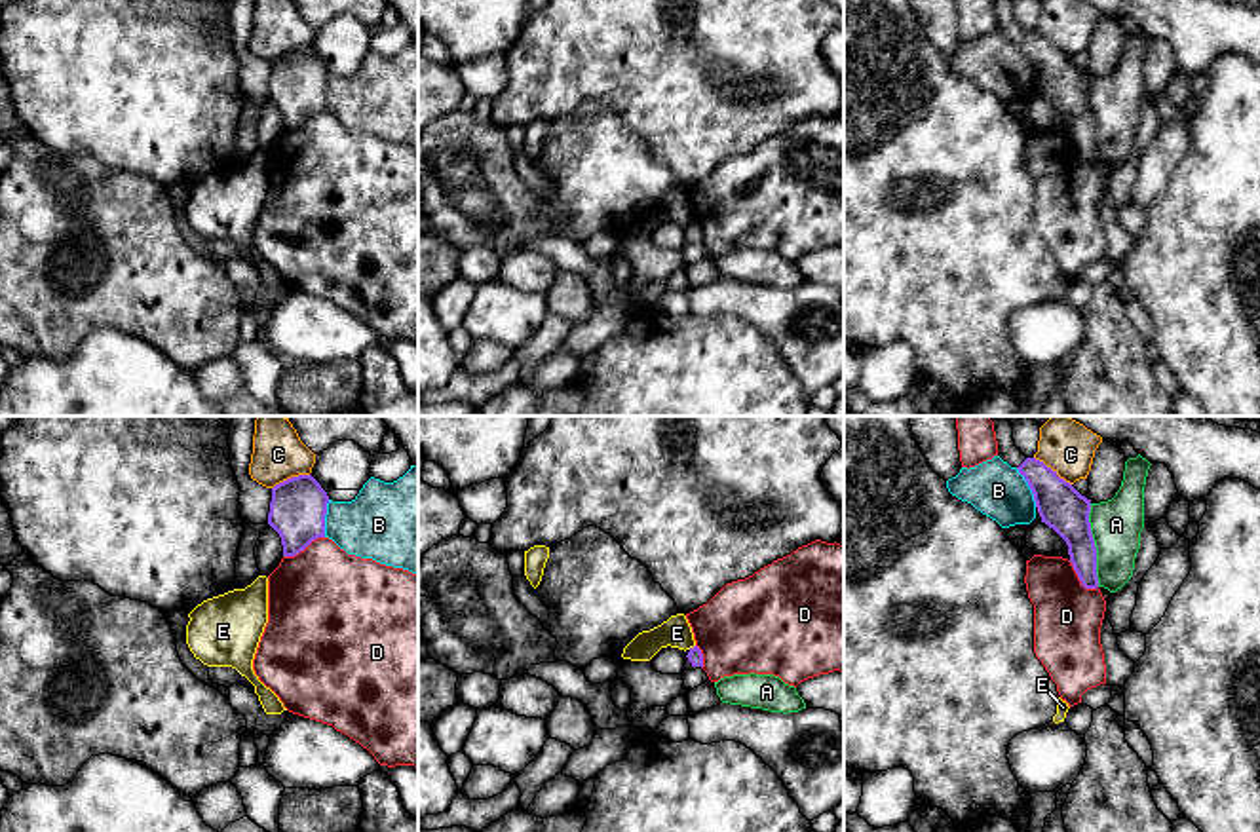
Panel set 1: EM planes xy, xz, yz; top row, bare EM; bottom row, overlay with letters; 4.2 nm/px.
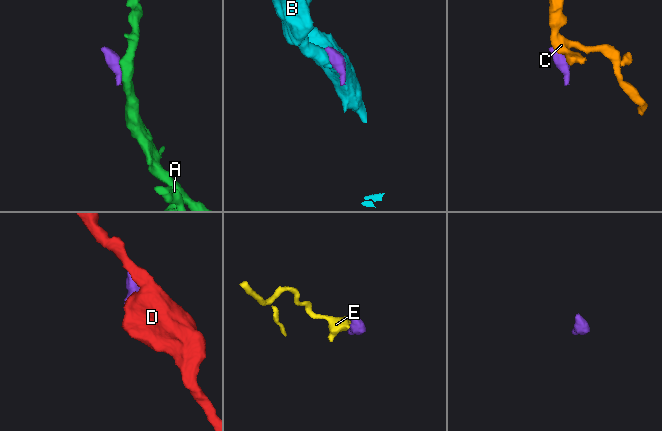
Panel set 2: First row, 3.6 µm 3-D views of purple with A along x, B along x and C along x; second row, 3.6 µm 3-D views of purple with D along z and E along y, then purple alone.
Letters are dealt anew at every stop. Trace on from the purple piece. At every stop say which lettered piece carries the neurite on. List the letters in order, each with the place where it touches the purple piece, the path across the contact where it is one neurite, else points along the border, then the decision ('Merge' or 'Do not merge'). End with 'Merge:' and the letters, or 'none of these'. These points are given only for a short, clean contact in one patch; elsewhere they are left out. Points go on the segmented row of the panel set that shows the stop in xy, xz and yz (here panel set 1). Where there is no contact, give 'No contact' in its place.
A: Touches purple at yz (1093, 546). Boundary: yz (1089, 504), (1089, 532), (1095, 548), (1099, 586). Do not merge
B: Touches purple at yz (1029, 485). Boundary: yz (1015, 468), (1036, 506). Do not merge
C: Touches purple at yz (1051, 470). Boundary: yz (1034, 456), (1070, 485). Do not merge
D: Touches purple at xy (303, 549). Boundary: xy (324, 536), (284, 557). Do not merge
E: Touches purple at xz (690, 648). Boundary: xz (694, 644), (688, 648). Do not merge
Merge: none of these

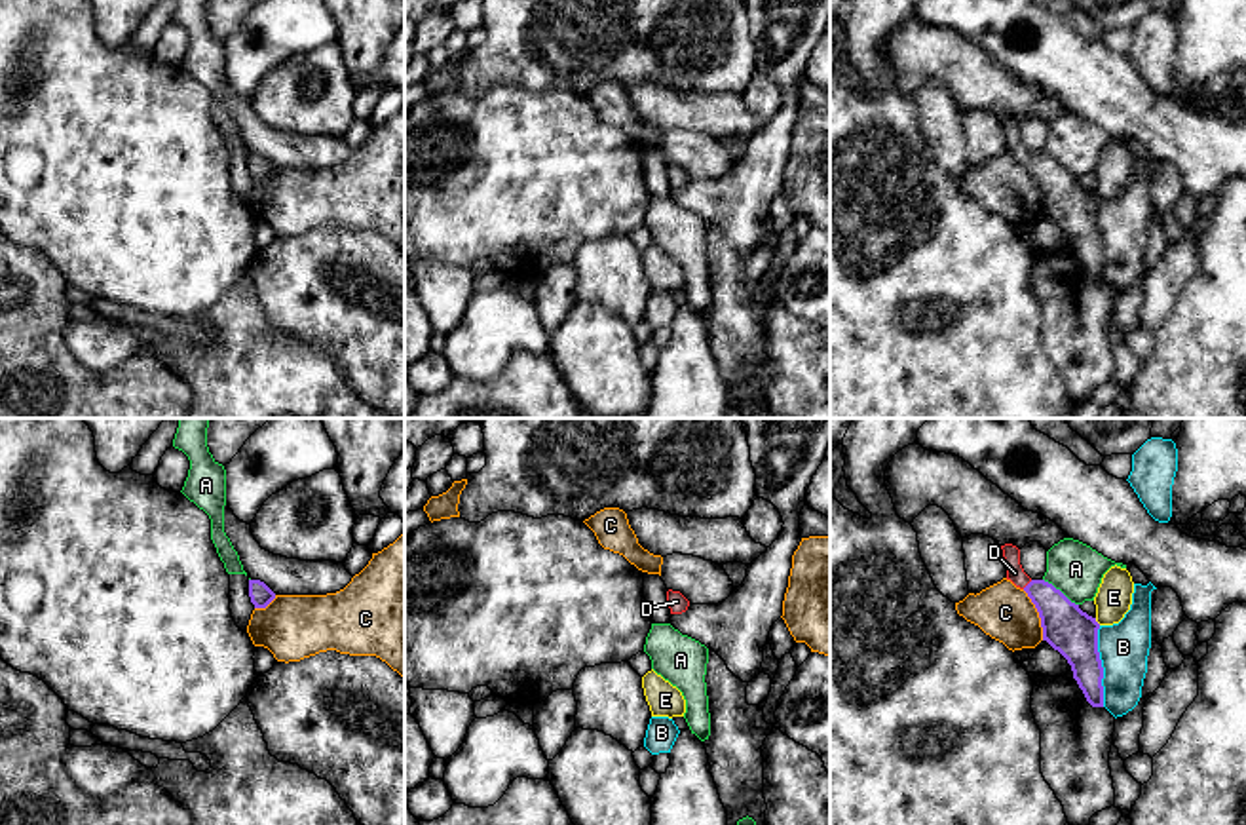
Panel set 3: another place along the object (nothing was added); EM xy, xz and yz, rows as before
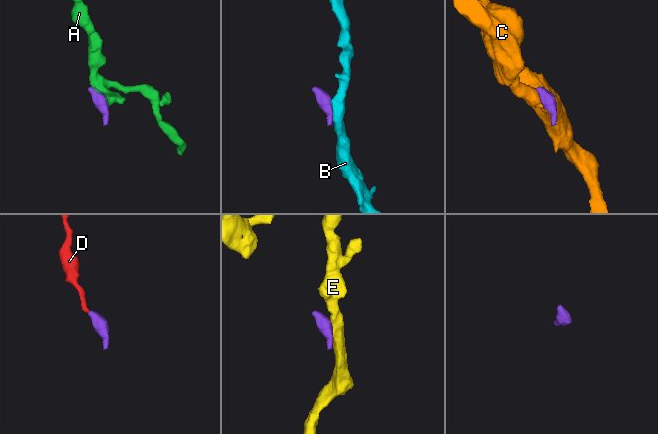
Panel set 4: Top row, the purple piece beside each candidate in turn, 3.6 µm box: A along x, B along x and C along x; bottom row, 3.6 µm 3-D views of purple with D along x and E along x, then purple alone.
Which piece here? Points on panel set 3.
A: Touches purple at yz (1058, 590). Boundary: yz (1043, 578), (1077, 605). Do not merge
B: Touches purple at yz (1100, 666). Boundary: yz (1098, 626), (1104, 706). Do not merge
C: Touches purple at yz (1039, 614). Boundary: yz (1022, 590), (1038, 613), (1043, 639). Do not merge
D: Touches purple at yz (1028, 584). Path across: yz (1066, 628), (1058, 614), (1028, 584), (1015, 573). Merge
E: Touches purple at yz (1096, 622). Boundary: yz (1094, 618), (1100, 624). Do not merge
Merge: D

